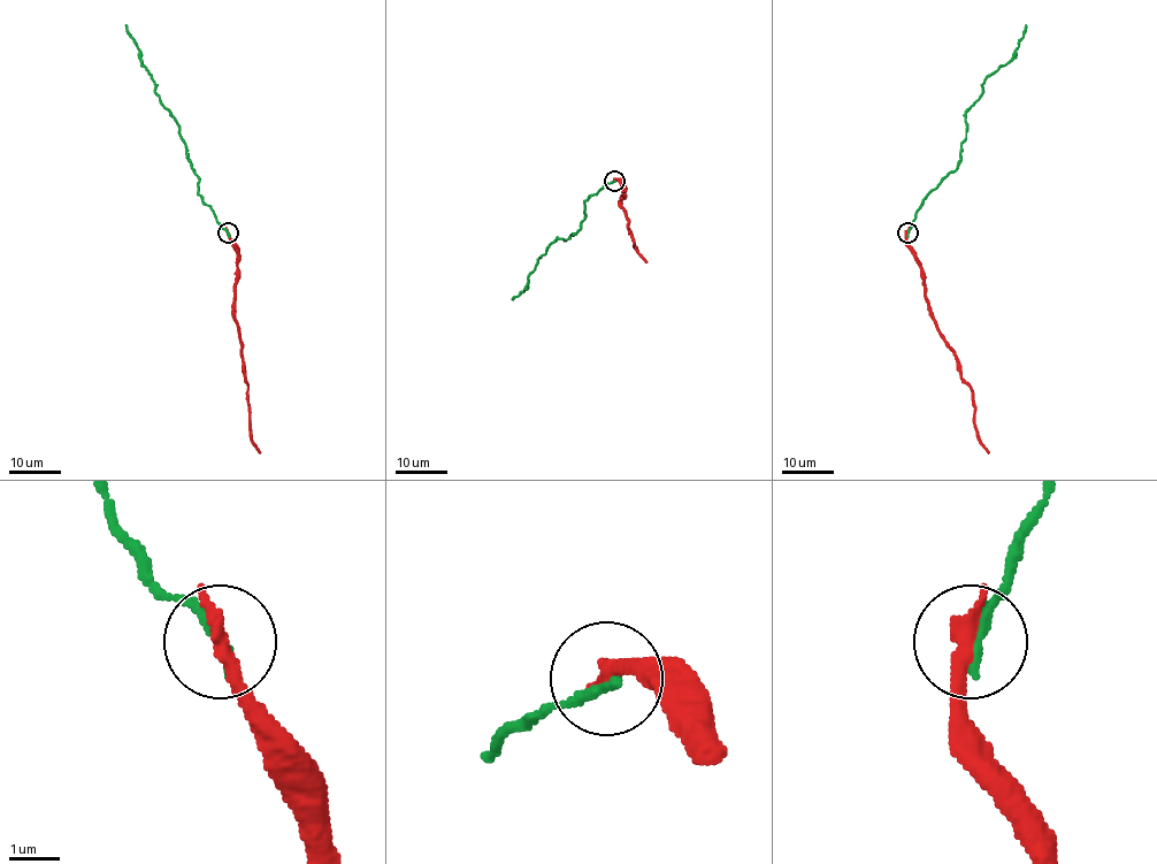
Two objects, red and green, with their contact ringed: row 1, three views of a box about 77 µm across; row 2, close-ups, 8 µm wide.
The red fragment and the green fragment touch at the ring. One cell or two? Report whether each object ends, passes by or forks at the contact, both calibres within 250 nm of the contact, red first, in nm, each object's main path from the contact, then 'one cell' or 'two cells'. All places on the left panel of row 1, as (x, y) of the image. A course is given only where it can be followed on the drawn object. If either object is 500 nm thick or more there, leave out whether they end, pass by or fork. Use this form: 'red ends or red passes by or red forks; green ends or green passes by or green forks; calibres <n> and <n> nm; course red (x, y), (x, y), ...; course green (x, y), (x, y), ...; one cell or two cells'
red ends; green ends; calibres 360 and 240 nm; course red (228, 232), (236, 252), (235, 319), (248, 391), (251, 441), (260, 452); course green (228, 232), (198, 193), (199, 177), (191, 168), (178, 124), (155, 92), (154, 81), (125, 24); two cells

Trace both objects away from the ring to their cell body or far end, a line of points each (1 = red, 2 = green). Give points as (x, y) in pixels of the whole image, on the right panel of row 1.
1: (908, 232), (906, 241), (920, 268), (932, 319), (954, 353), (960, 377), (972, 391), (974, 429), (989, 452)
2: (908, 232), (928, 193), (957, 168), (966, 137), (966, 112), (982, 92), (983, 81), (1011, 60), (1025, 24)

